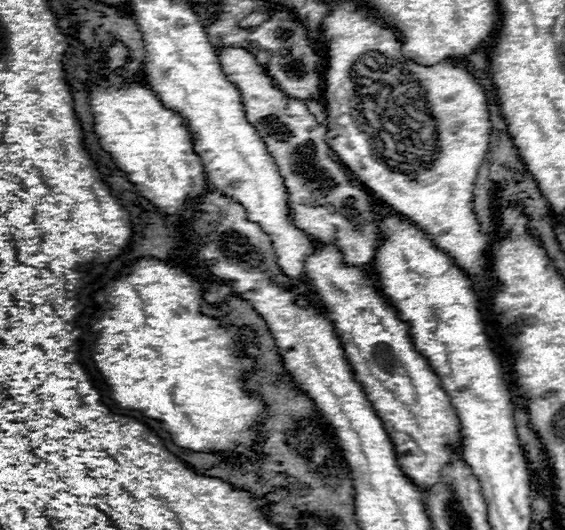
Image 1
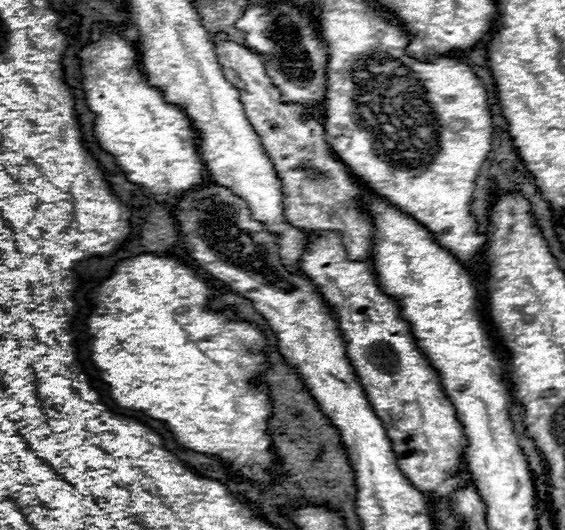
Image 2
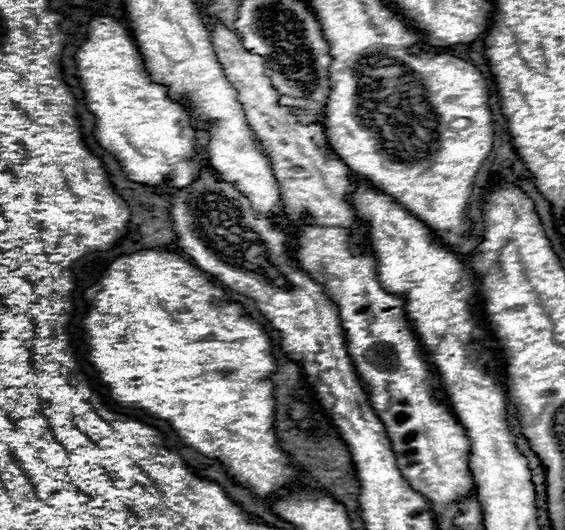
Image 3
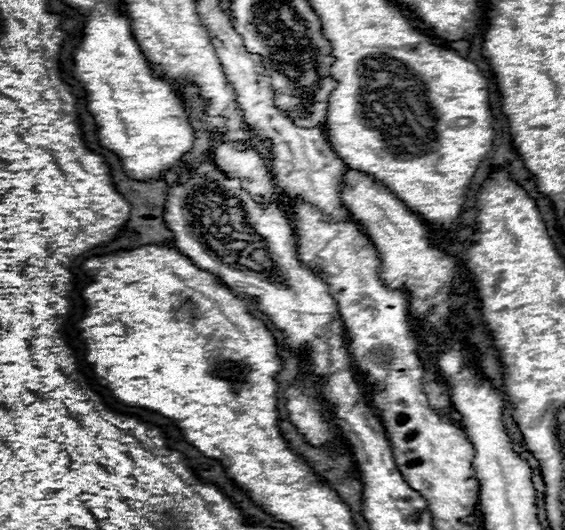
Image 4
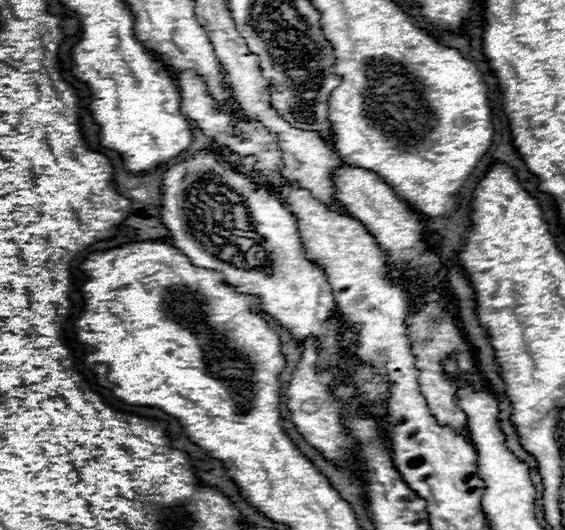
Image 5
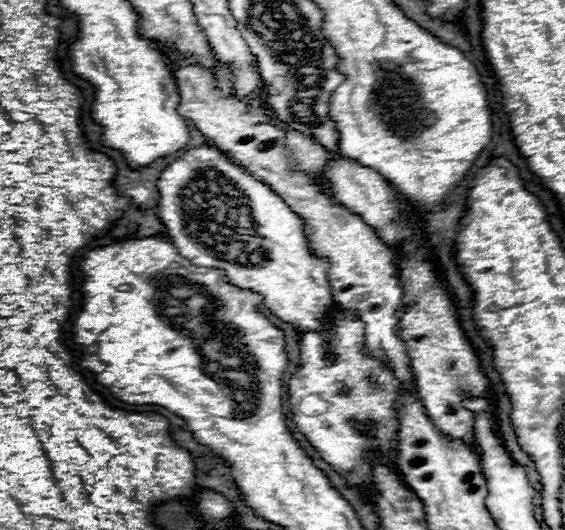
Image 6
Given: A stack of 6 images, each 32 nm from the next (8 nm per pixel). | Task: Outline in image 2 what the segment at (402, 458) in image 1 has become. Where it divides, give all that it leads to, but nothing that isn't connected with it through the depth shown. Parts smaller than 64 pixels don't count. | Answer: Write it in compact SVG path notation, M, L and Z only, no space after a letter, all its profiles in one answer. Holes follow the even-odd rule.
M308 234L308 252L302 256L302 272L308 278L312 278L316 286L320 286L322 298L334 310L334 318L338 320L340 334L348 350L348 360L356 370L358 382L364 386L364 392L368 394L368 402L372 402L372 408L376 410L376 414L384 422L384 428L388 430L388 438L392 440L392 448L396 452L398 468L420 492L436 496L450 494L458 480L450 478L448 472L454 470L460 462L464 462L462 454L466 440L462 434L462 426L456 418L454 406L448 402L448 396L440 386L438 374L432 370L426 356L420 350L416 350L410 326L400 318L398 304L380 290L372 260L348 262L346 252L340 244L340 236L330 234L328 238L320 238L316 234Z

